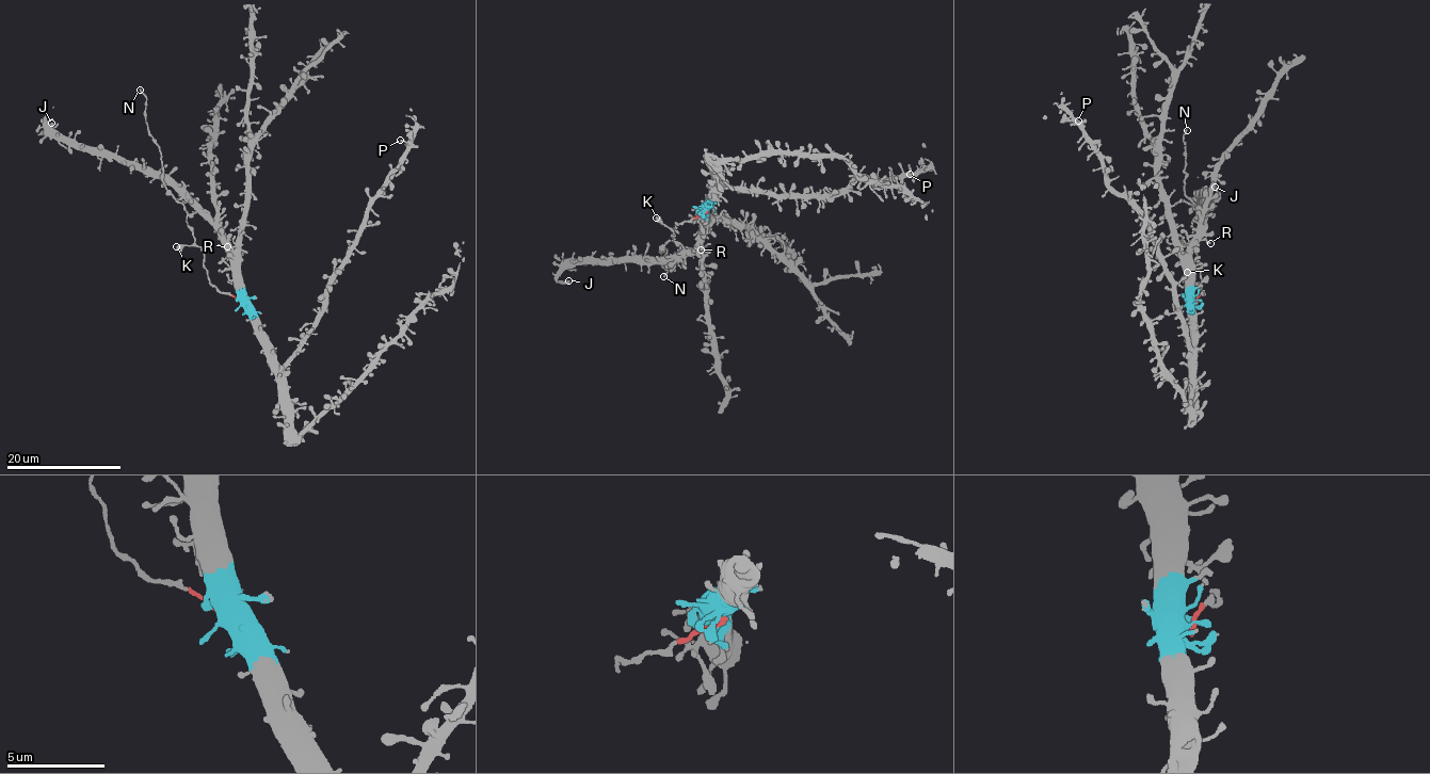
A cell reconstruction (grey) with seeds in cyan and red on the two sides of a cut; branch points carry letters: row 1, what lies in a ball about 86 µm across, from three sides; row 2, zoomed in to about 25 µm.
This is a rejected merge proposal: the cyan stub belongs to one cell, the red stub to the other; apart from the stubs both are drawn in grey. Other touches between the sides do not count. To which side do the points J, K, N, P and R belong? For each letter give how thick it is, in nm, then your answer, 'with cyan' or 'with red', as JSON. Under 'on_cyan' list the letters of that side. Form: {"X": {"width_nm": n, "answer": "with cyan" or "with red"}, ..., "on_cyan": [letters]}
{"J": {"width_nm": 240, "answer": "with cyan"}, "K": {"width_nm": 550, "answer": "with red"}, "N": {"width_nm": 180, "answer": "with red"}, "P": {"width_nm": 200, "answer": "with cyan"}, "R": {"width_nm": 320, "answer": "with cyan"}, "on_cyan": ["J", "P", "R"]}

